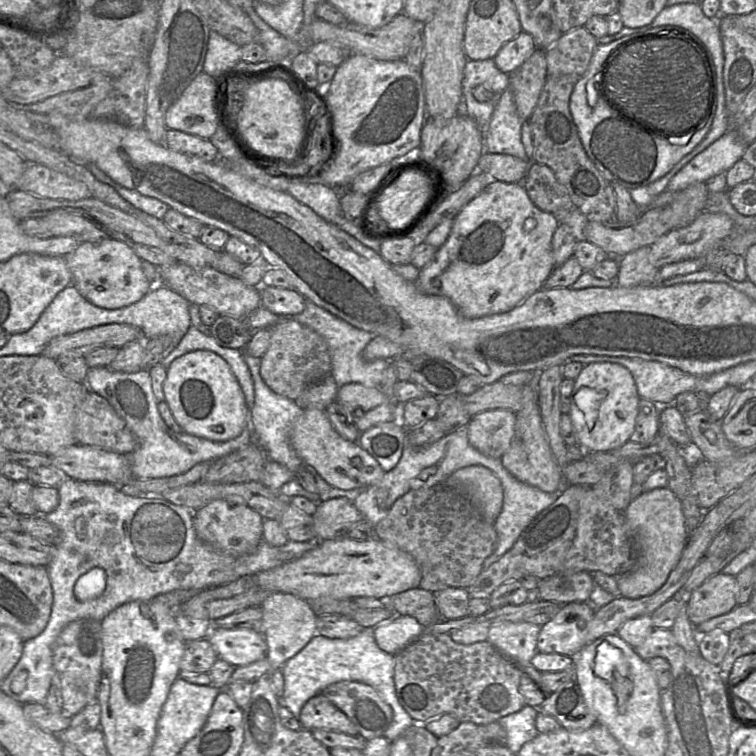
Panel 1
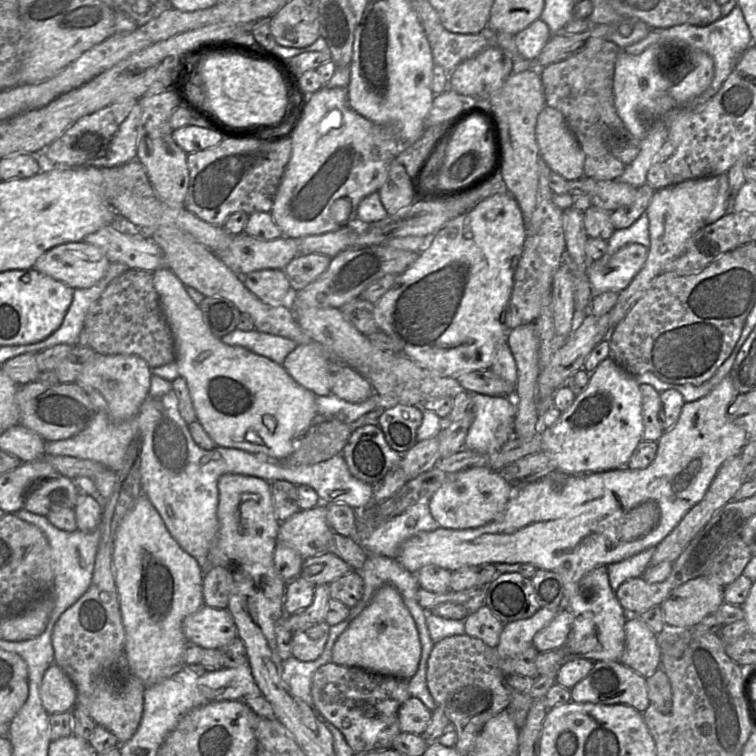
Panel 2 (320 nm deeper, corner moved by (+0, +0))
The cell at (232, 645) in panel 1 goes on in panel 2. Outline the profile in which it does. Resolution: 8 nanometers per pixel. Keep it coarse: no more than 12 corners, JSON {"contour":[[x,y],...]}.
{"contour":[[202,605],[182,623],[187,641],[221,649],[237,637],[227,609]]}

